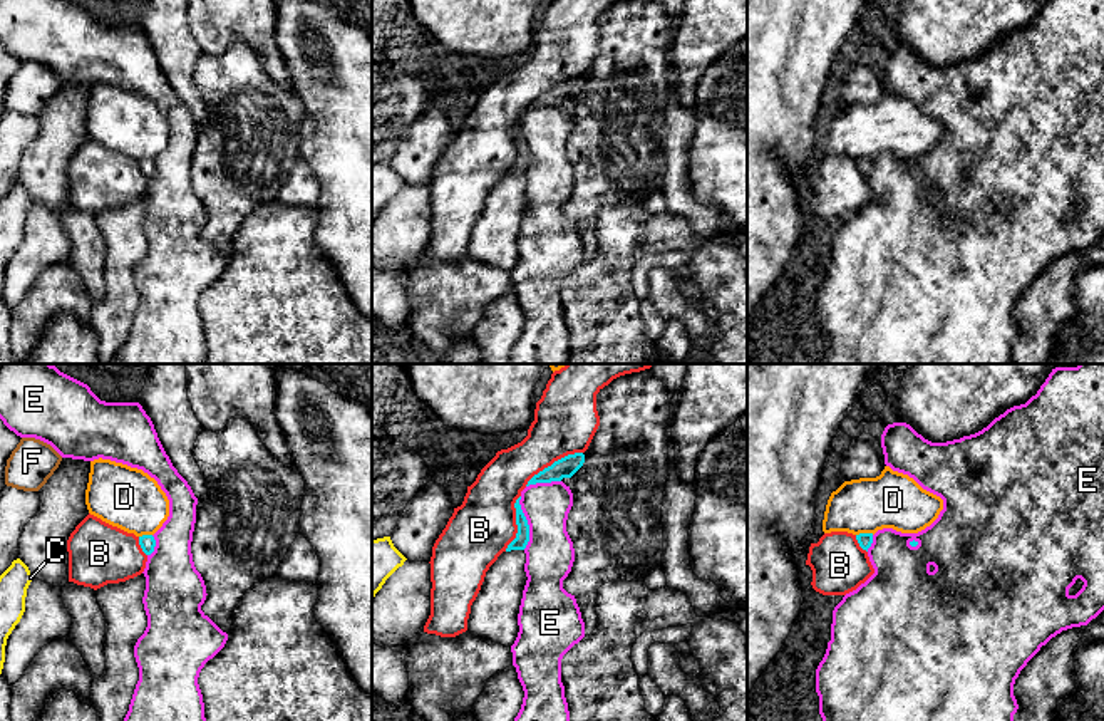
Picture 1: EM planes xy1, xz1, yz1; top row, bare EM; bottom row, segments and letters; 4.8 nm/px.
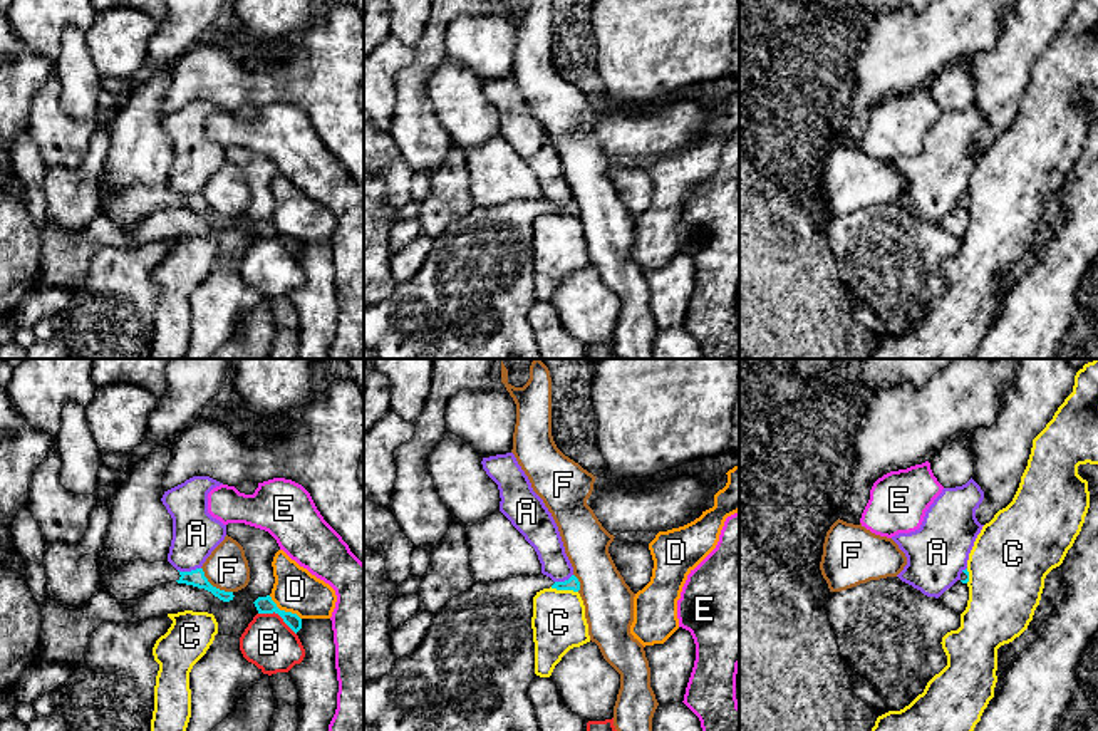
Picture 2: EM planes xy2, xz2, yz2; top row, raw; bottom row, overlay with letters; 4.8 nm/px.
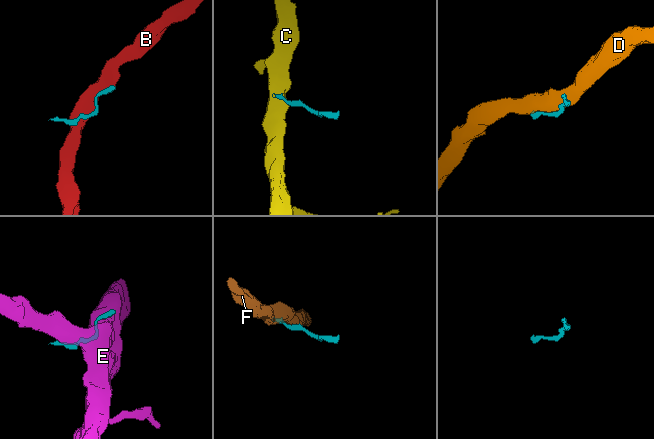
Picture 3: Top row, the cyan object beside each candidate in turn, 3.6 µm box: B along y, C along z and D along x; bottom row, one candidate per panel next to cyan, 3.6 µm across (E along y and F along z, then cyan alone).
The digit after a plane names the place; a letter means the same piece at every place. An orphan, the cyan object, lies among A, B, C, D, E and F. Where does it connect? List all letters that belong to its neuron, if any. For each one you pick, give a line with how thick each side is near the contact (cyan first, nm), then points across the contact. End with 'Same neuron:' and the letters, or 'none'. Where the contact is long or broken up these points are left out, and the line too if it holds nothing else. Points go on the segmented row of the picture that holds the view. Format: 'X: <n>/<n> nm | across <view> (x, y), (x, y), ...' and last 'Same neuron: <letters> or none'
Same neuron: none

